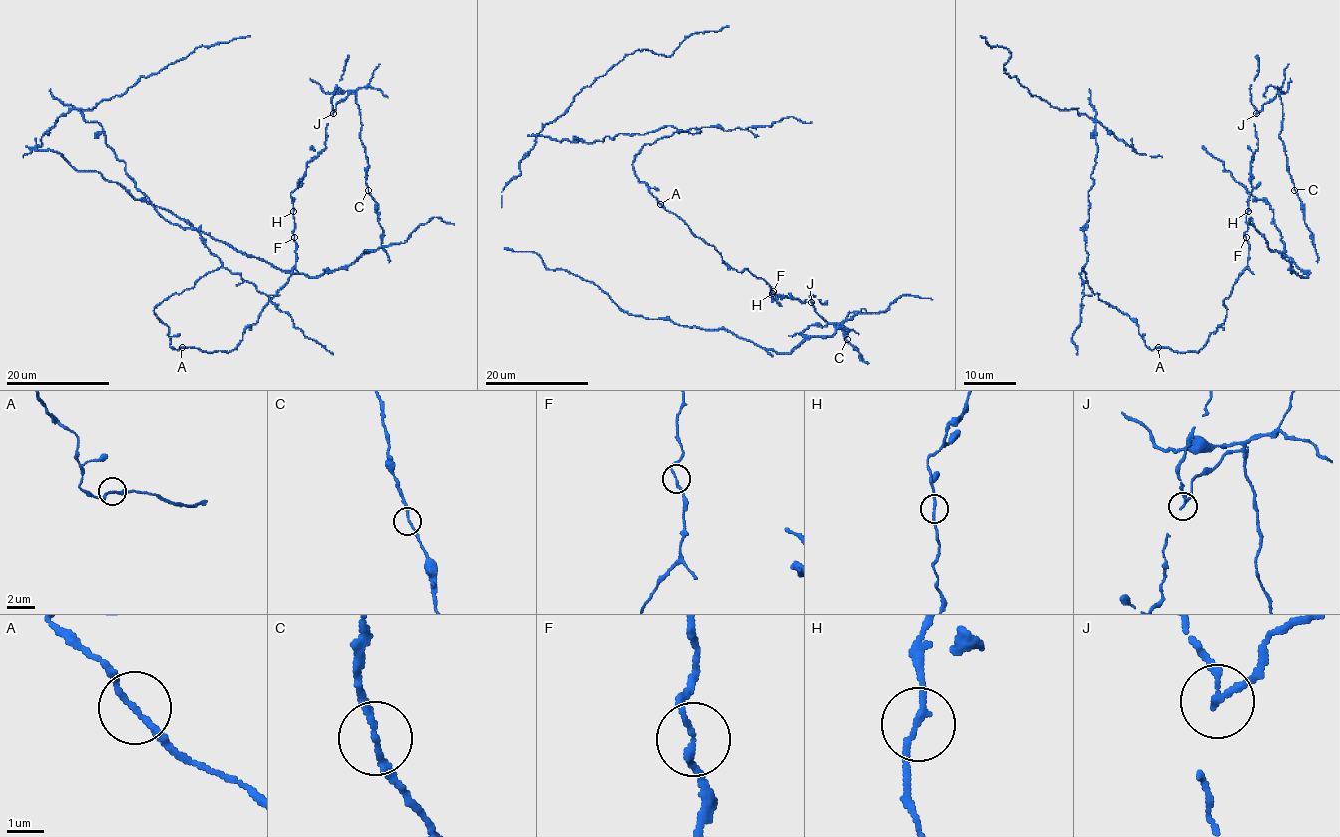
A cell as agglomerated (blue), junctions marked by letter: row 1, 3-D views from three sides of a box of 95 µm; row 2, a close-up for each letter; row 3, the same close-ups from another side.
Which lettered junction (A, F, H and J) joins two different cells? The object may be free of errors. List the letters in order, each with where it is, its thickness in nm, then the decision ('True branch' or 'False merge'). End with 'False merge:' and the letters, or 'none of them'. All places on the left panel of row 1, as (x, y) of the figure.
A: Place: (182, 347). Thickness 150 nm. True branch
F: Place: (294, 237). Thickness 160 nm. True branch
H: Place: (293, 211). Thickness 170 nm. True branch
J: Place: (333, 113). Thickness 150 nm. False merge
False merge: J

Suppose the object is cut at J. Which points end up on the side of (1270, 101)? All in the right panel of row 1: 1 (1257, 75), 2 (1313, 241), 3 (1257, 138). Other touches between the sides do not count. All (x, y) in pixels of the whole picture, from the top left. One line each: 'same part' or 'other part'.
1: other part
2: same part
3: other part

